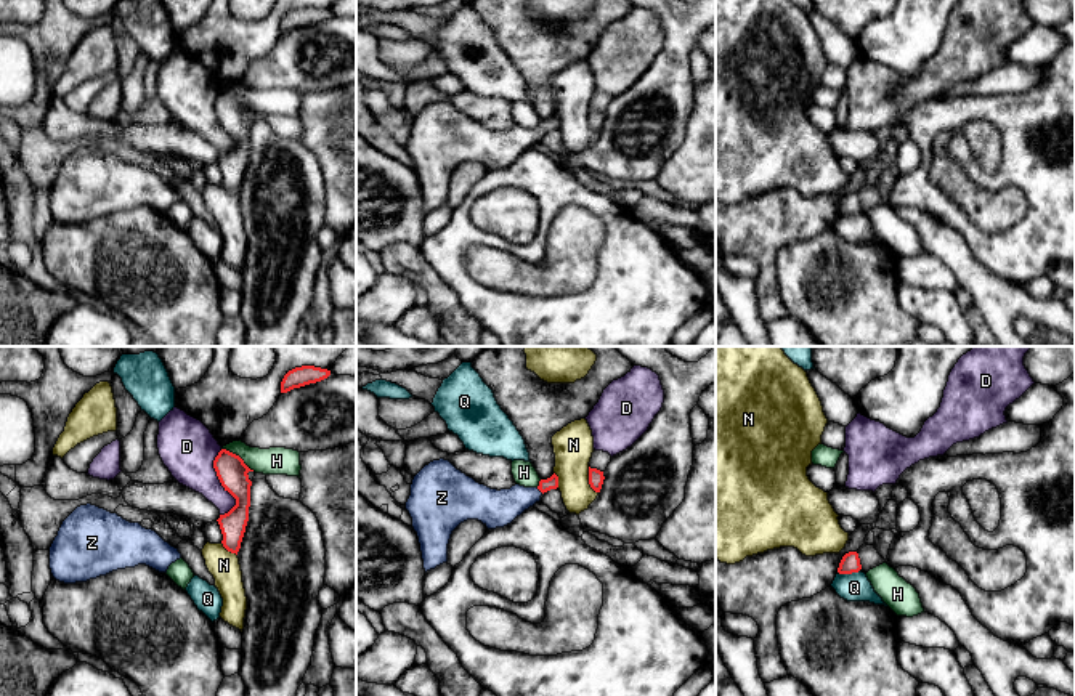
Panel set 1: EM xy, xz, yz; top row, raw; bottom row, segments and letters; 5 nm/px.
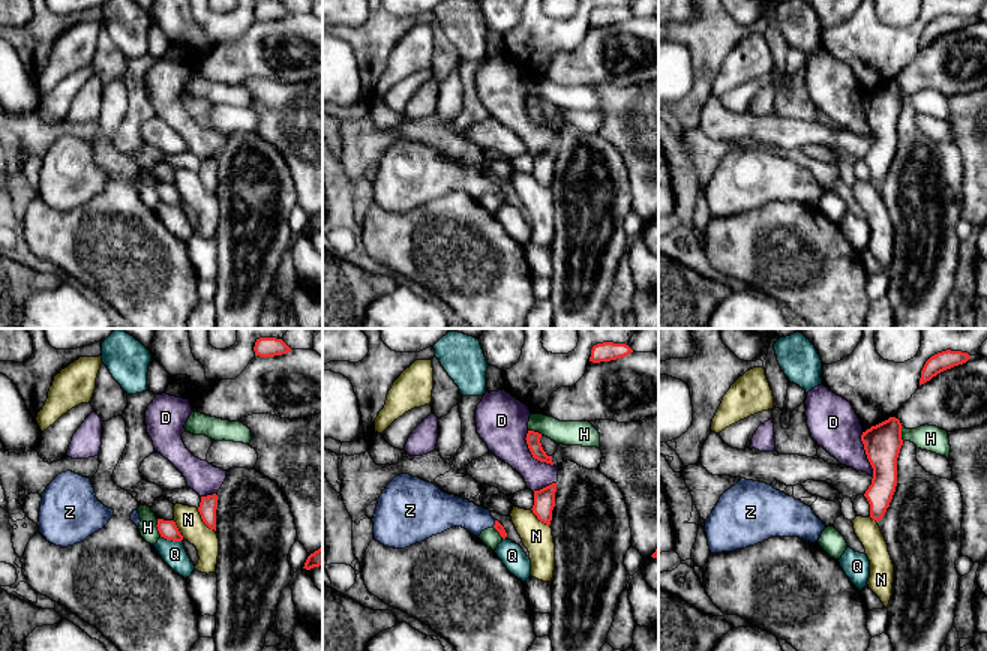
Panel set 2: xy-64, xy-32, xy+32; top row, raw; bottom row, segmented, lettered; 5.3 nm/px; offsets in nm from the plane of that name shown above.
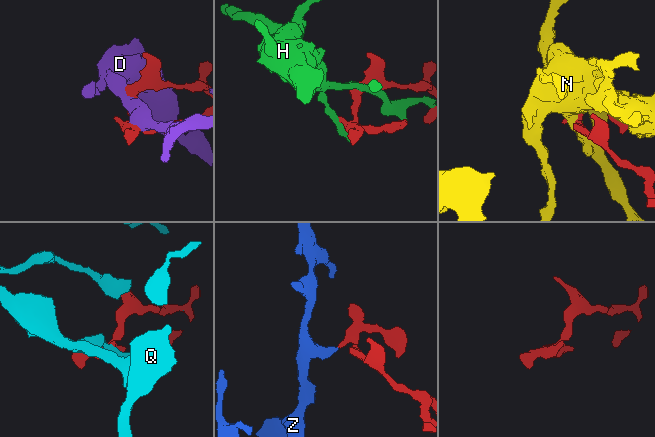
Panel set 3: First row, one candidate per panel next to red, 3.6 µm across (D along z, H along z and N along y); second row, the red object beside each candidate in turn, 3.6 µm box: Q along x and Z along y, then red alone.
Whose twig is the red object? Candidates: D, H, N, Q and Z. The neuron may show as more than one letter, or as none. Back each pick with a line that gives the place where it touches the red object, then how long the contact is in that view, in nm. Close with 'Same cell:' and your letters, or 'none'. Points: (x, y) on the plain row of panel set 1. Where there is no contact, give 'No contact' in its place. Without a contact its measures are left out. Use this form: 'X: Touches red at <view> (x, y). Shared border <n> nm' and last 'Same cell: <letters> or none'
Z: Touches red at xz (539, 130). Shared border 50 nm
Same cell: Z

